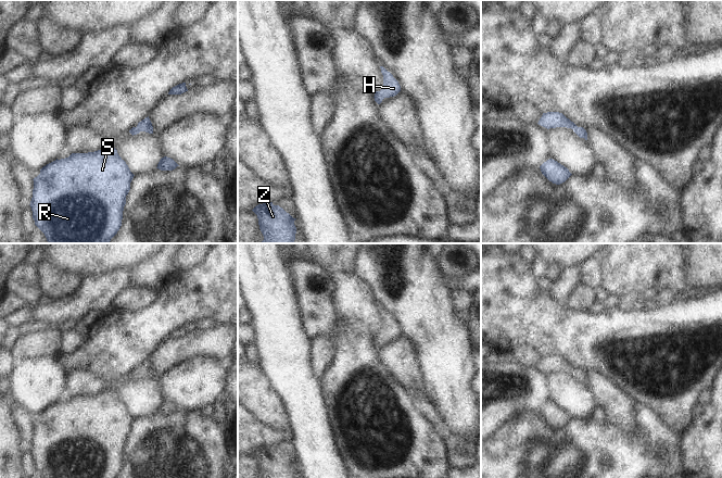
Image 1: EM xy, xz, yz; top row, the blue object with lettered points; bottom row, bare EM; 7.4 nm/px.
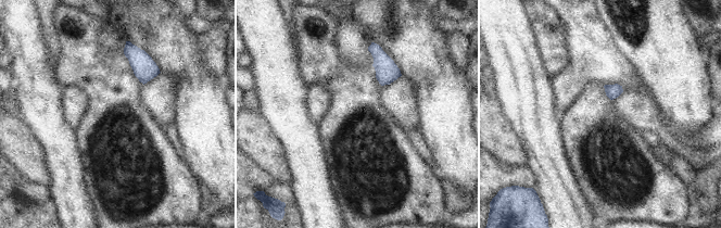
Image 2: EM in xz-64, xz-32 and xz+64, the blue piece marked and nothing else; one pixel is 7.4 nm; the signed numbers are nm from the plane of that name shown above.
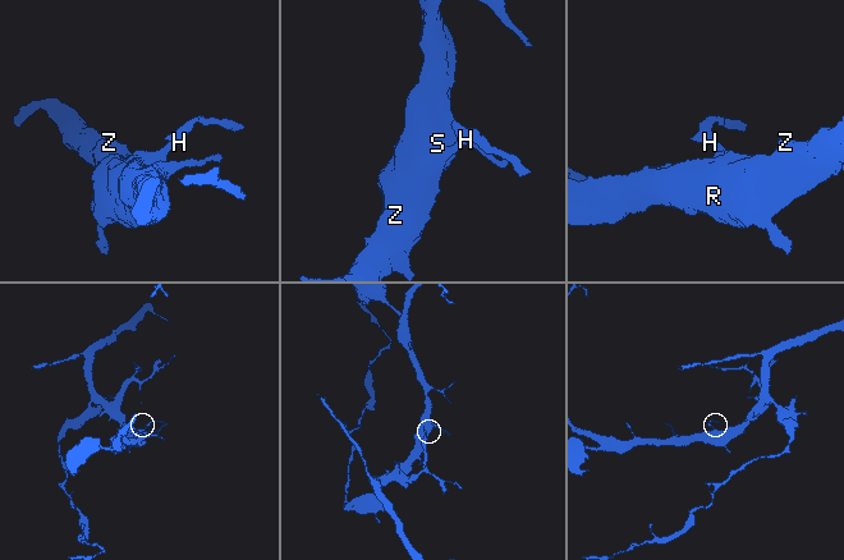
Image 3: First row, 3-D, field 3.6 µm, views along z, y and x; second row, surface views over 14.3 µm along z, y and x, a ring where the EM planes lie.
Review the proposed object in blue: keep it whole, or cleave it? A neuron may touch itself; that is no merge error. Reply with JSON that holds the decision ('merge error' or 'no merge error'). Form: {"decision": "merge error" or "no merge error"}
{"decision": "no merge error"}

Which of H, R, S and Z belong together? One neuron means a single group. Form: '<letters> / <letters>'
H R S Z

